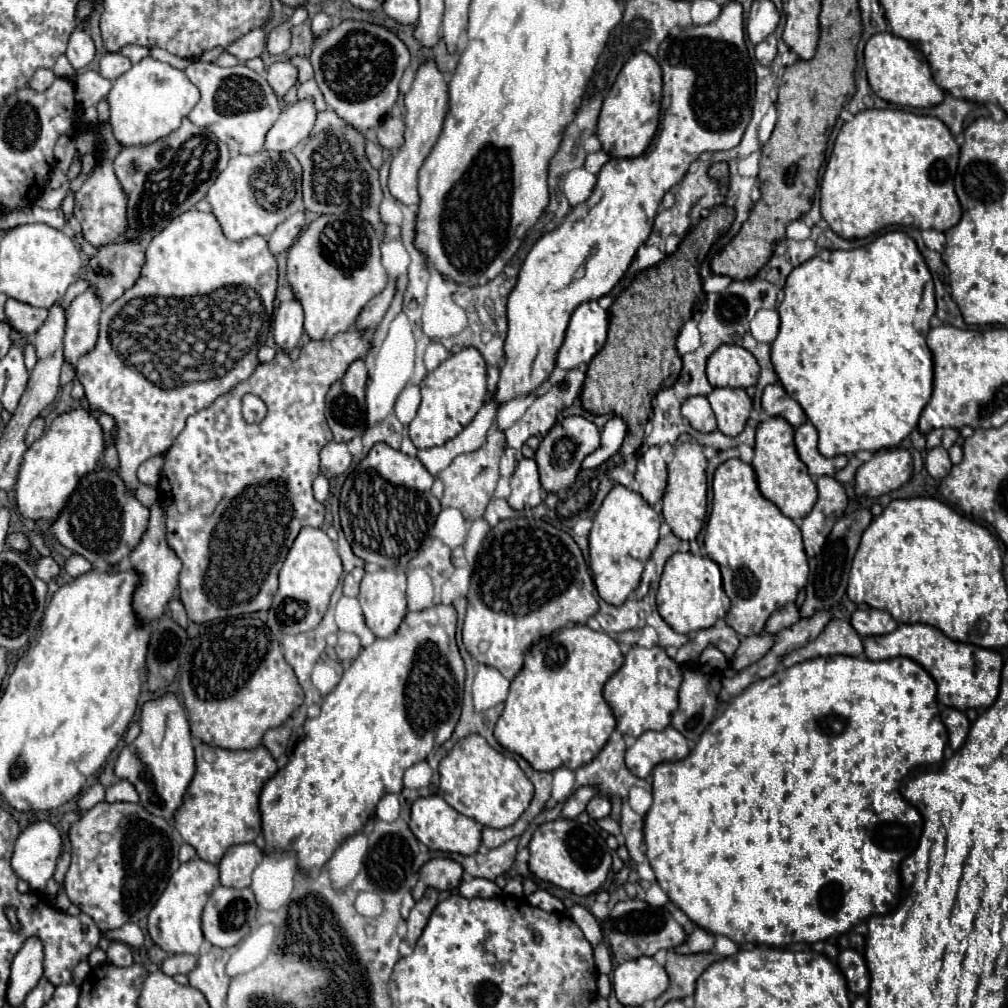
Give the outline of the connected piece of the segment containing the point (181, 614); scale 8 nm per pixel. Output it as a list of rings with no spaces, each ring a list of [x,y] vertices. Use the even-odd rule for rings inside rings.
[[[173,598],[169,602],[169,610],[171,610],[171,616],[175,616],[175,620],[179,620],[179,624],[183,624],[183,628],[187,628],[187,614],[185,614],[183,602],[179,598]]]

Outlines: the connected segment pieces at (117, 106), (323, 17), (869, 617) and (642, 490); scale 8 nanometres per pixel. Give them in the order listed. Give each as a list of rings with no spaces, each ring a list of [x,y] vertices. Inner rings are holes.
[[[149,56],[113,82],[107,102],[111,108],[109,126],[115,140],[121,146],[147,146],[179,128],[181,120],[199,102],[199,90],[187,80],[185,72]]]
[[[319,12],[319,14],[313,18],[311,26],[313,26],[313,34],[315,34],[315,36],[317,36],[317,34],[323,34],[325,30],[331,28],[331,18],[329,18],[325,12]]]
[[[861,608],[855,610],[851,616],[851,626],[859,632],[859,636],[881,636],[889,634],[897,628],[895,618],[885,610],[875,608]]]
[[[651,446],[637,462],[635,480],[639,482],[639,494],[651,506],[663,498],[667,488],[667,466],[657,446]]]

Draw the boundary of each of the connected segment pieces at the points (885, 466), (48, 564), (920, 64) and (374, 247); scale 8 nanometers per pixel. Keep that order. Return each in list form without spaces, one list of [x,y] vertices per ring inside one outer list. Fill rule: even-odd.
[[[905,448],[881,450],[855,474],[857,496],[879,498],[903,486],[913,474],[913,458]]]
[[[43,556],[35,566],[35,576],[41,578],[43,582],[49,582],[53,576],[57,576],[57,572],[59,572],[59,566],[51,556]]]
[[[891,32],[875,34],[869,38],[869,42],[865,44],[865,68],[871,90],[891,104],[909,108],[931,108],[945,96],[945,92],[933,82],[927,58],[911,42],[893,36]]]
[[[325,214],[313,220],[305,230],[301,230],[299,240],[289,248],[287,282],[293,294],[301,300],[301,306],[305,310],[305,332],[309,334],[309,338],[329,340],[339,332],[347,332],[355,324],[363,306],[387,286],[387,274],[381,266],[379,246],[381,246],[379,234],[361,216]]]

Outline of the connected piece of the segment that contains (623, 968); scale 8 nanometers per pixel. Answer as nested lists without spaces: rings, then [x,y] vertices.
[[[651,956],[619,964],[613,972],[613,990],[623,1006],[639,1006],[659,998],[669,986],[665,968]]]

